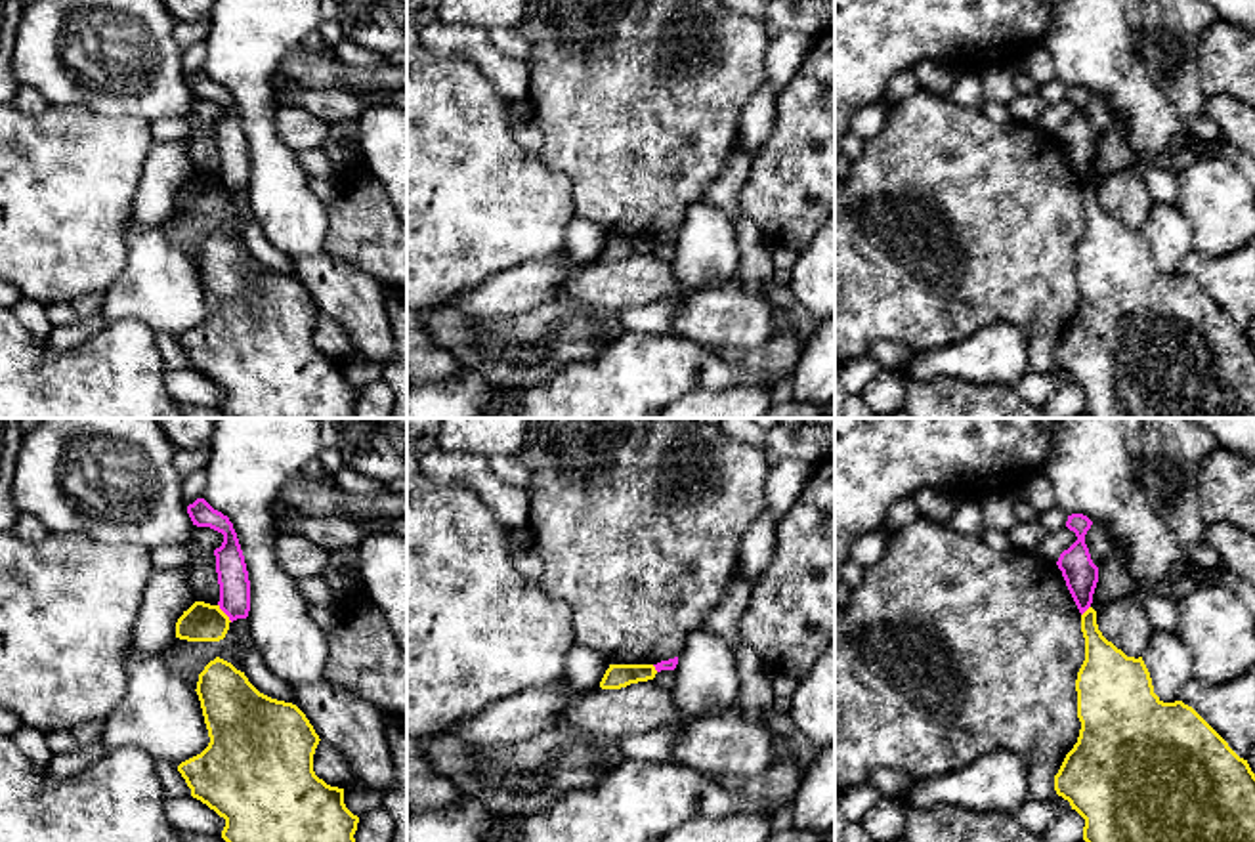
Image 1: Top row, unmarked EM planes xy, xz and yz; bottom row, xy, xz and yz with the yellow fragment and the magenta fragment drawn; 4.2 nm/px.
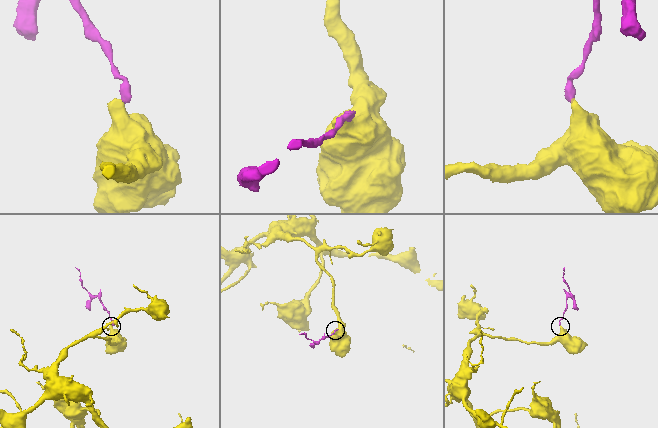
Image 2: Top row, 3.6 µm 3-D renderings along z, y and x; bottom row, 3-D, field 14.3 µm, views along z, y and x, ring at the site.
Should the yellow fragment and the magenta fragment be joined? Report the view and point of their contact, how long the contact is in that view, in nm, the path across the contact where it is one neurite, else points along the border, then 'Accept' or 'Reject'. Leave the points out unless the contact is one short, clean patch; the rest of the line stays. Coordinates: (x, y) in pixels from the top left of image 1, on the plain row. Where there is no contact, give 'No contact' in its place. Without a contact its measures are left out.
Touches yellow at xy (224, 186). Shared border 100 nm. Boundary: xy (218, 176), (232, 193). Reject

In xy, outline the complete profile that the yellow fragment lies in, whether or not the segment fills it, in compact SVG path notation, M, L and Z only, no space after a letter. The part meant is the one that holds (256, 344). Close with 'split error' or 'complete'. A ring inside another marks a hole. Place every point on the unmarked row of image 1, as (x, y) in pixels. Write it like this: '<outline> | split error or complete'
M216 229L199 246L197 267L208 302L208 319L181 334L178 344L191 368L225 391L222 410L229 418L355 418L359 389L344 376L344 361L330 359L313 344L319 307L306 286L292 275L260 265L231 235Z | complete

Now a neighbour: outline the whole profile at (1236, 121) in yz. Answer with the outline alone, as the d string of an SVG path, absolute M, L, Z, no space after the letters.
M1226 94L1207 95L1203 116L1213 118L1221 137L1255 157L1255 107Z

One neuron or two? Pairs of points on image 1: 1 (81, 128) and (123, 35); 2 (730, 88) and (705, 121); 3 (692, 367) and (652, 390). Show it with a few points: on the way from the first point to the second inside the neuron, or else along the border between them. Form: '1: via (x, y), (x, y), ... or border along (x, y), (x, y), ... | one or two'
1: border along (50, 104), (79, 104), (104, 115), (134, 117) | two
2: via (723, 96), (705, 113) | one
3: via (682, 367), (675, 367), (661, 380) | one

